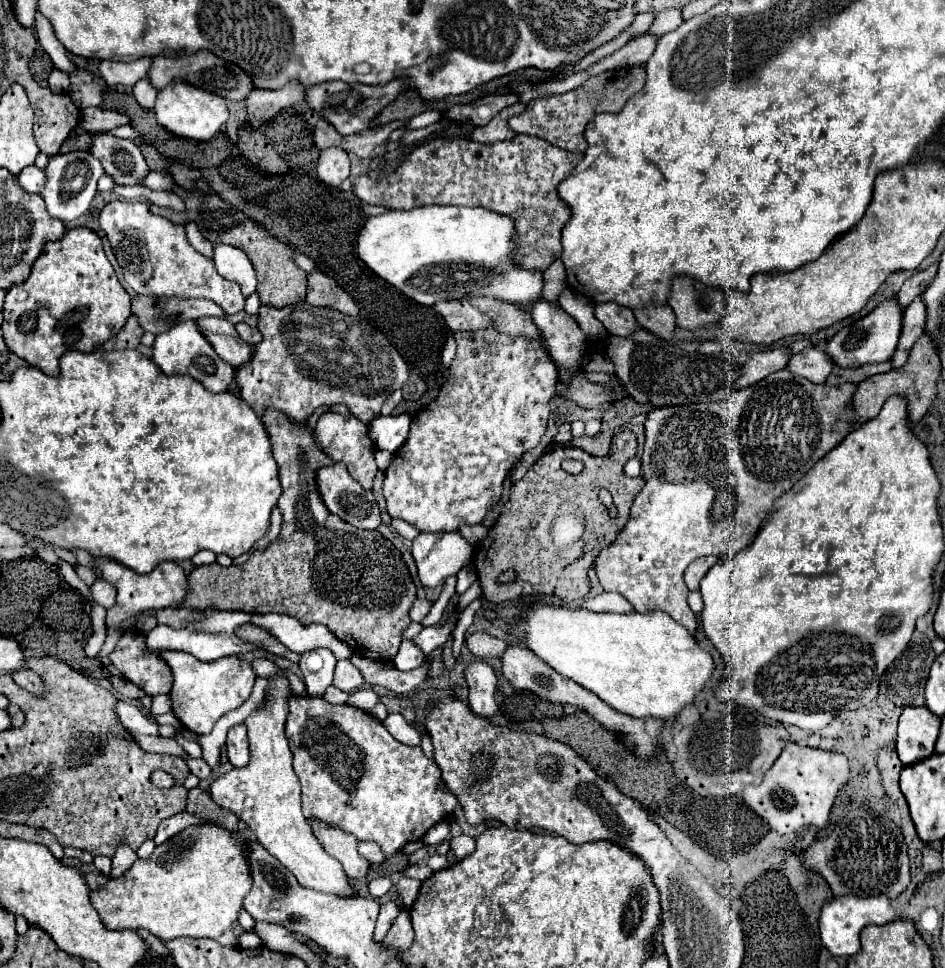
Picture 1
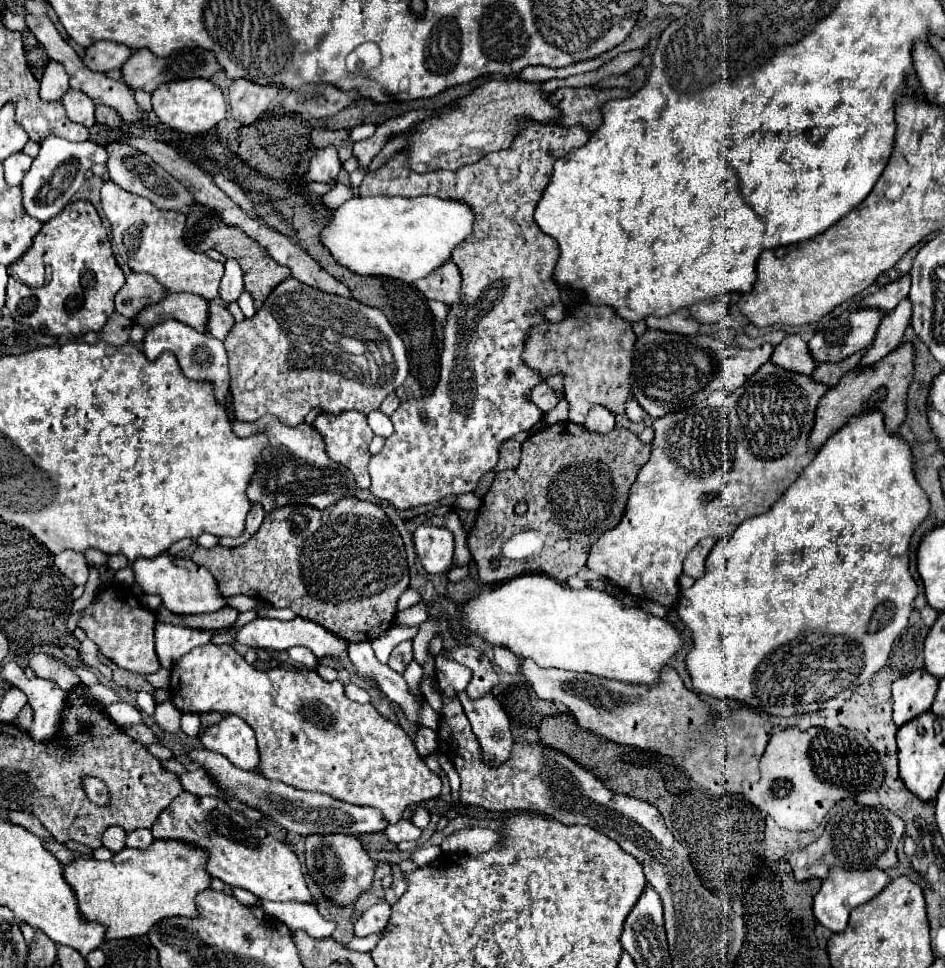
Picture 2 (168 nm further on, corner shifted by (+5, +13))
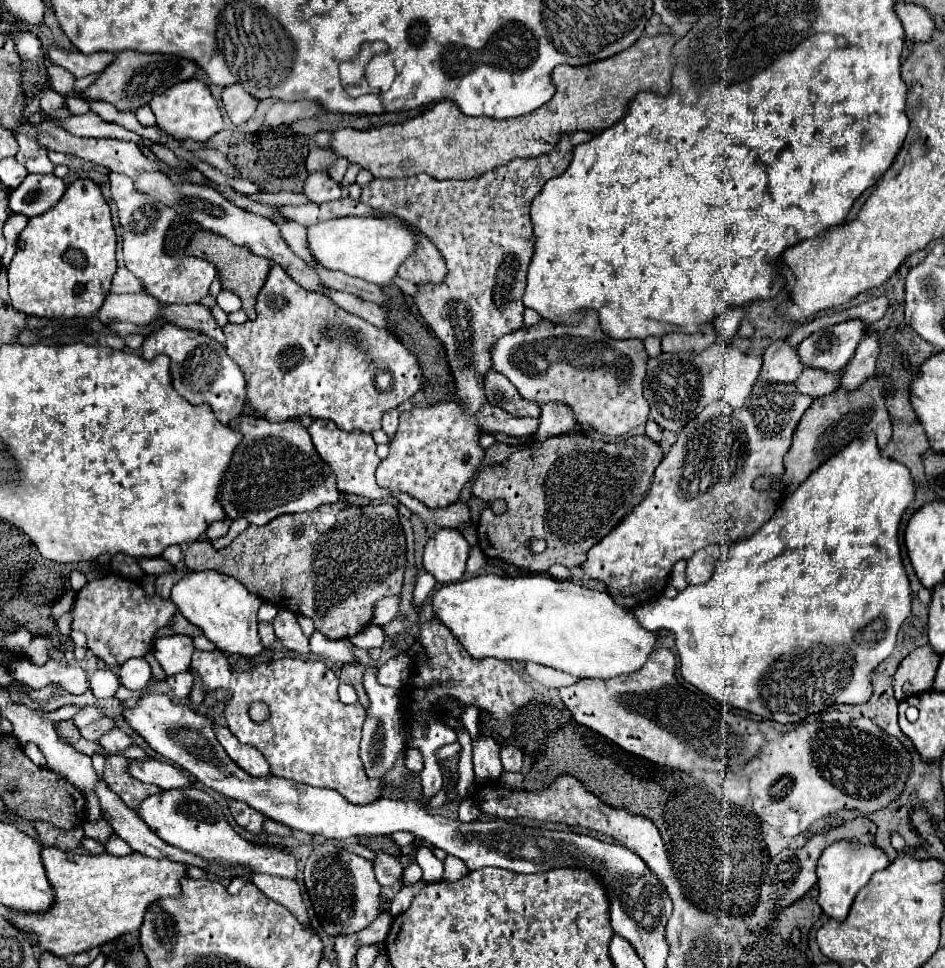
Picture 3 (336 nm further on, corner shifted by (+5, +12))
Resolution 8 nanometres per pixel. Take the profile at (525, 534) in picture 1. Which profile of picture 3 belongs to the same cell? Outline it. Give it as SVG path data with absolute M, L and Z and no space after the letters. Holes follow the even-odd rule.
M561 434L547 438L535 452L523 448L513 452L505 462L481 466L471 486L473 496L487 504L477 528L481 550L487 556L513 562L515 566L531 572L547 572L547 568L553 564L563 564L567 568L581 566L589 548L603 540L647 496L653 482L653 472L661 462L659 450L659 444L655 444L649 436L631 436L621 442L603 442L585 434ZM497 498L507 504L507 510L499 516L491 510L491 502ZM533 536L547 542L543 554L529 552L527 540Z

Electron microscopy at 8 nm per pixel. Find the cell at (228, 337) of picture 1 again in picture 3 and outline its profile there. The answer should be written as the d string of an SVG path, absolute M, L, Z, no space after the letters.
M145 292L139 294L109 294L99 308L99 318L103 324L113 322L135 322L135 324L149 324L153 318L159 316L159 300L147 296Z

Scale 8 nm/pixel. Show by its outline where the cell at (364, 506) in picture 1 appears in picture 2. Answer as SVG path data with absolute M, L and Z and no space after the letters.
M263 417L253 423L235 421L233 431L239 437L253 433L265 433L269 437L269 447L263 451L257 463L257 473L247 489L247 497L251 499L251 503L261 503L265 511L289 503L305 503L317 509L325 509L345 497L355 497L355 477L347 467L335 463L327 455L325 441L313 429L313 425L299 423L297 427L285 427L275 417Z

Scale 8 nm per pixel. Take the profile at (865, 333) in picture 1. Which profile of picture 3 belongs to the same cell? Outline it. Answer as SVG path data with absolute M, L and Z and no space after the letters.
M861 320L841 322L813 332L797 346L801 362L809 368L823 372L839 372L853 356L857 344L865 336L865 324Z

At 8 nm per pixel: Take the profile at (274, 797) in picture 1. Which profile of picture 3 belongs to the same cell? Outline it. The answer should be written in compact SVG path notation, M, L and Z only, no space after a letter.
M129 760L127 772L147 784L155 784L161 790L173 790L173 788L187 788L191 786L189 778L175 766L161 762L161 760Z

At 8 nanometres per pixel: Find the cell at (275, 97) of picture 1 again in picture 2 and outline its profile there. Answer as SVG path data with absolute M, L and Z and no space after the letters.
M235 79L229 87L229 105L233 117L243 125L251 125L259 115L265 113L265 107L281 91L279 85L255 85L247 79Z

